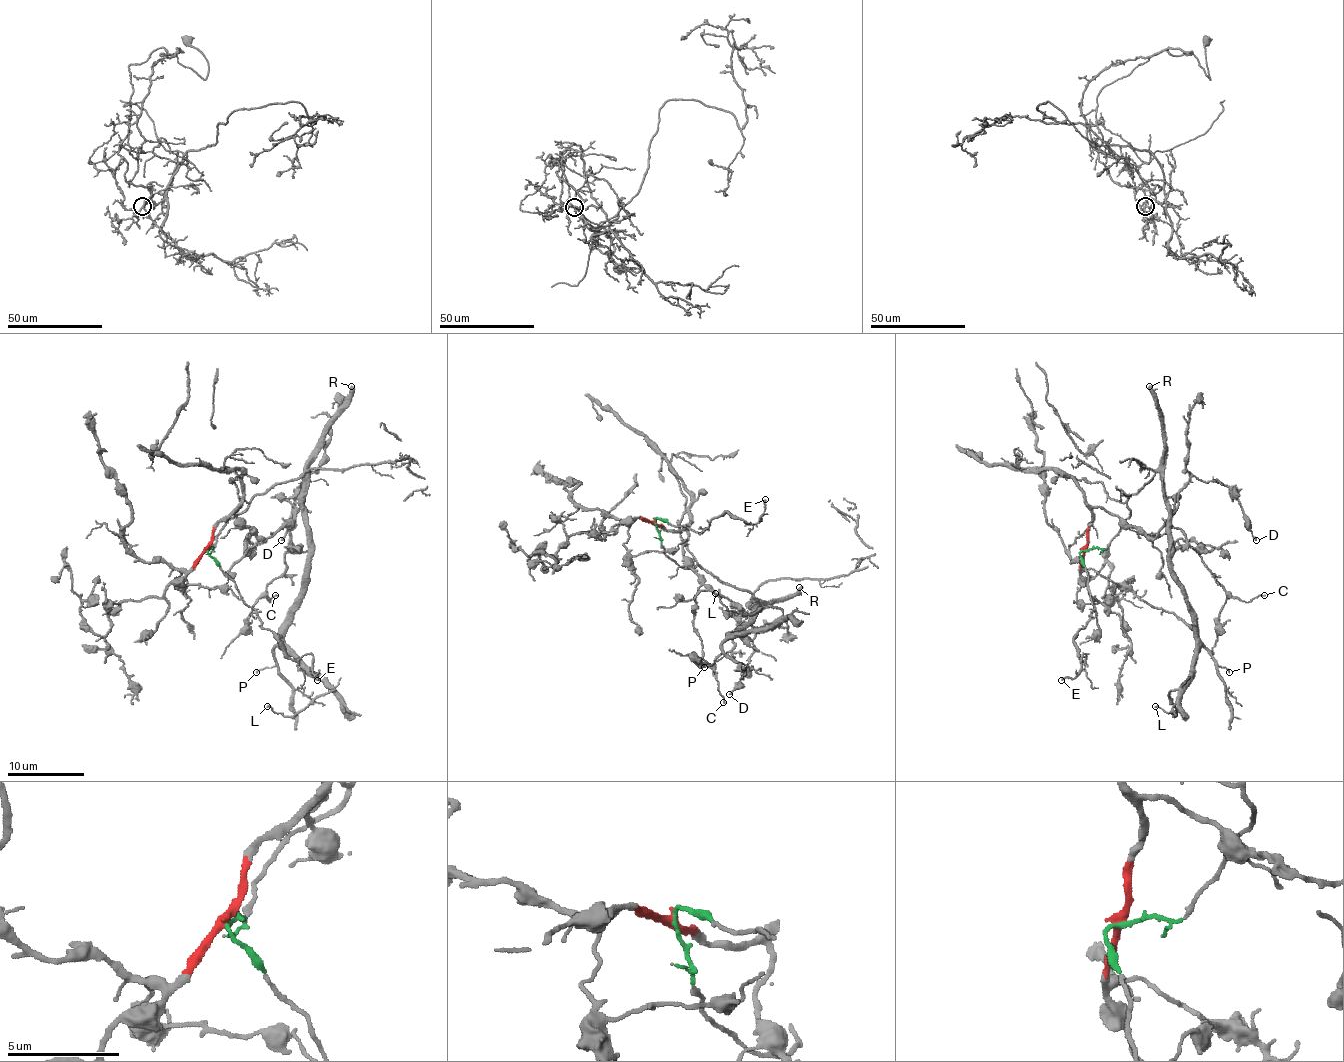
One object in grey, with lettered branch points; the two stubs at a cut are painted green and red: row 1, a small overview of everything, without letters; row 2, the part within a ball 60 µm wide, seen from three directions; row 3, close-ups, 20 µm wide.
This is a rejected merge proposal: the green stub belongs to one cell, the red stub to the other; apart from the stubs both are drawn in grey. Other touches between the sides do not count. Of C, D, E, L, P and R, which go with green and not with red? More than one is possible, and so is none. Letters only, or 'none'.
E, L, P, R

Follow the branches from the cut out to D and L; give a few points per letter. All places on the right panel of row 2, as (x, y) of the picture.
D: (1084, 549), (1094, 508), (1117, 514), (1155, 537), (1192, 476), (1225, 485), (1255, 539)
L: (1084, 551), (1105, 549), (1157, 472), (1196, 643), (1175, 716), (1155, 706)

